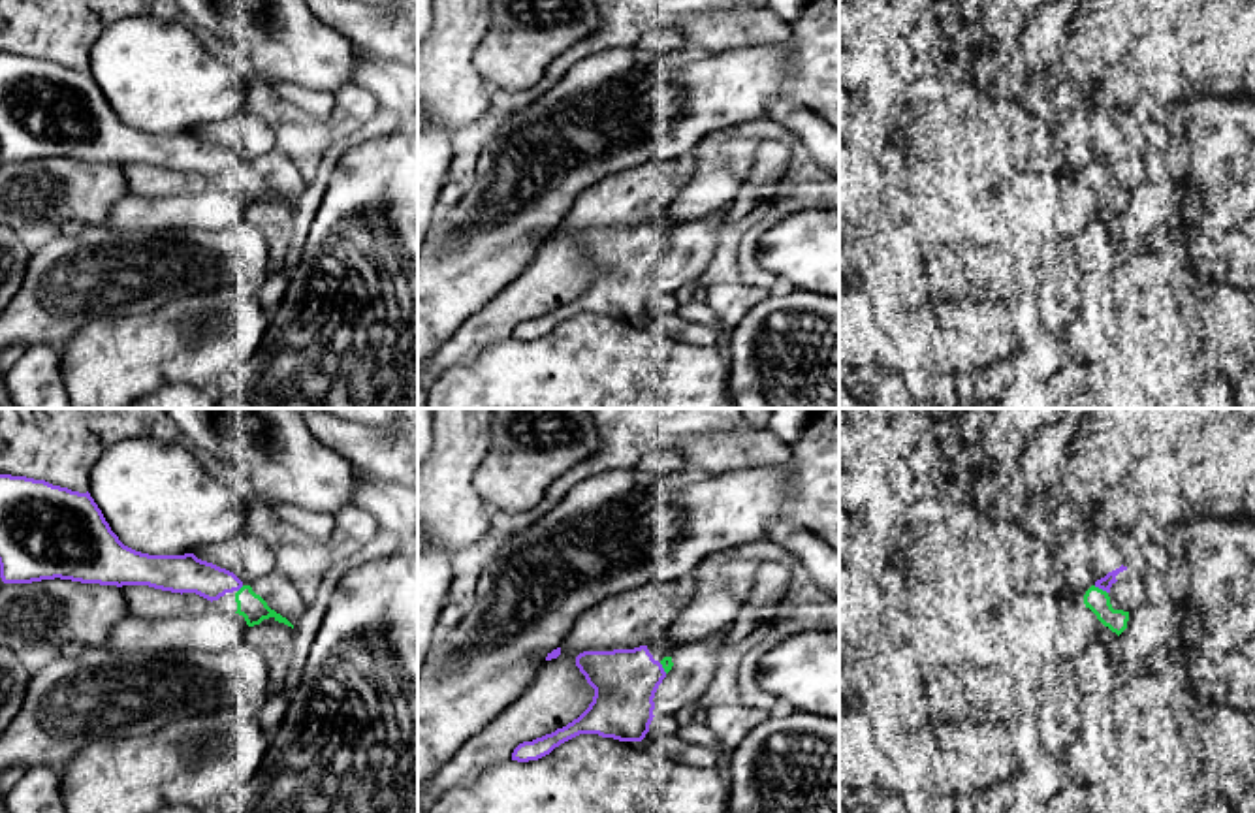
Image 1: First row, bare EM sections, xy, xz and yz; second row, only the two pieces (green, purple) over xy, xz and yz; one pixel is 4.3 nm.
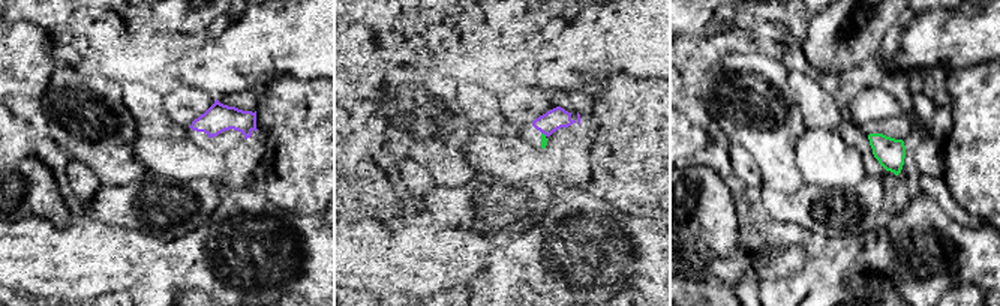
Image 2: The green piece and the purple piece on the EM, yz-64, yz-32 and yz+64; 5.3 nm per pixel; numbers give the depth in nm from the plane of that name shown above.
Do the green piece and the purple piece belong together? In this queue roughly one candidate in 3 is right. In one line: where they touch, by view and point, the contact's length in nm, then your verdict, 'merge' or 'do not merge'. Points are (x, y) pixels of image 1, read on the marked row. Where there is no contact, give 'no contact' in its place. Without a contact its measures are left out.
yz (1101, 589) | 70 nm | merge

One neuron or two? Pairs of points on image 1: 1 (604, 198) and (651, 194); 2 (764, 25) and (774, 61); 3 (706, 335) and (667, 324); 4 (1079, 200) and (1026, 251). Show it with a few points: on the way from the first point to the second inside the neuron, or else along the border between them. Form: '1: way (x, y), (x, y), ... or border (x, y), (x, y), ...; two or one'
1: way (616, 198), (640, 194); one
2: border (793, 34), (779, 44), (727, 49); two
3: way (697, 334), (676, 328); one
4: border (1084, 228), (1071, 236), (1052, 238), (1013, 234); two

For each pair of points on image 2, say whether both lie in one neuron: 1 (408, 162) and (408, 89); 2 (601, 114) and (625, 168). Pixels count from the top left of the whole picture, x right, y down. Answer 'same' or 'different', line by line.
1: different
2: different

